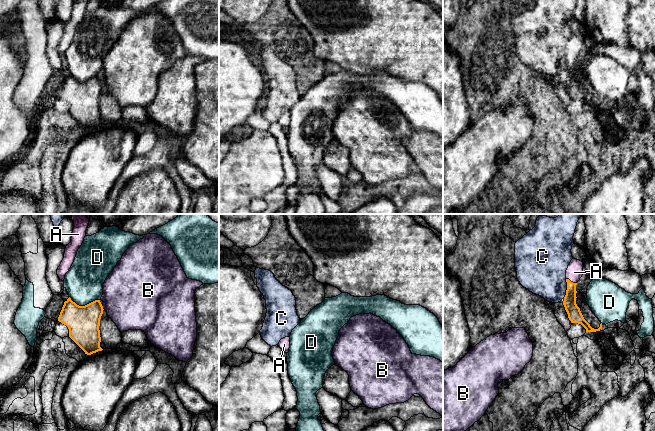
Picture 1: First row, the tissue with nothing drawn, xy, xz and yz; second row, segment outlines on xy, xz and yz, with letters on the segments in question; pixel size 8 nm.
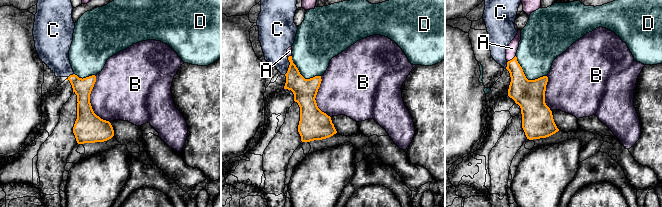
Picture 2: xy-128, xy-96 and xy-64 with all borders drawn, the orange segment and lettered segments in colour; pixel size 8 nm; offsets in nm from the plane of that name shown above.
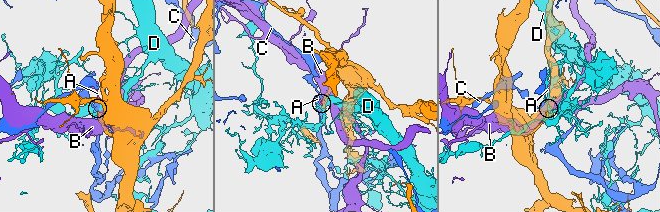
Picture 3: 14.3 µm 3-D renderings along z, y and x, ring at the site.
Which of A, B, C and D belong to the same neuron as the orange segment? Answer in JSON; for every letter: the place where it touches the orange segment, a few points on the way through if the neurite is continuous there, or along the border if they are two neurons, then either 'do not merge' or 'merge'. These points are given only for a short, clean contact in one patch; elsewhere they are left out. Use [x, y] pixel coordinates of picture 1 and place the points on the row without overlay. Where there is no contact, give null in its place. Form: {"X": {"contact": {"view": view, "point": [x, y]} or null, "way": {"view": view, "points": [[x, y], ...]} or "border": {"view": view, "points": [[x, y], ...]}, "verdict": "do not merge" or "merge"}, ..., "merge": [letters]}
{"A": {"contact": {"view": "yz", "point": [570, 57]}, "way": {"view": "yz", "points": [[573, 87], [571, 84], [570, 57], [574, 48]]}, "verdict": "merge"}, "B": {"contact": {"view": "xy", "point": [102, 83]}, "verdict": "do not merge"}, "C": {"contact": {"view": "yz", "point": [567, 65]}, "verdict": "do not merge"}, "D": {"contact": {"view": "xy", "point": [85, 81]}, "verdict": "do not merge"}, "merge": ["A"]}

